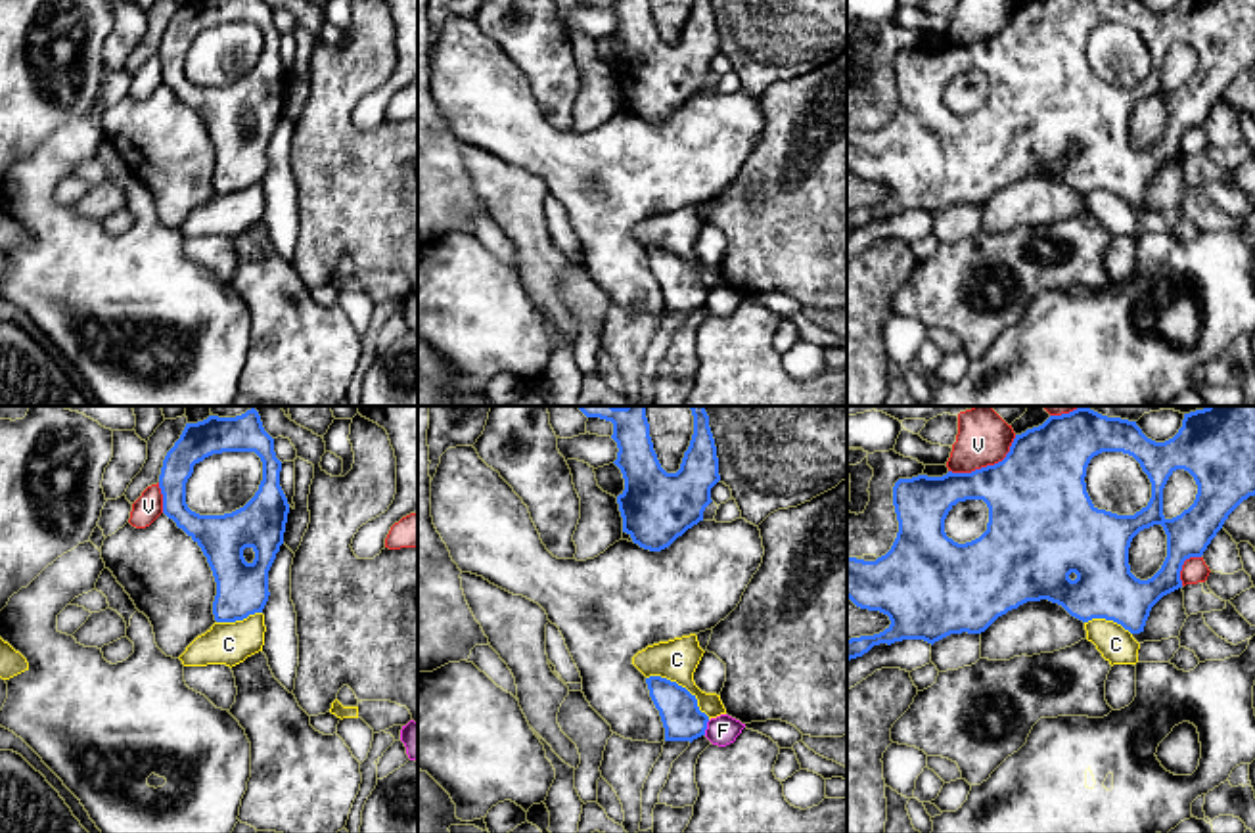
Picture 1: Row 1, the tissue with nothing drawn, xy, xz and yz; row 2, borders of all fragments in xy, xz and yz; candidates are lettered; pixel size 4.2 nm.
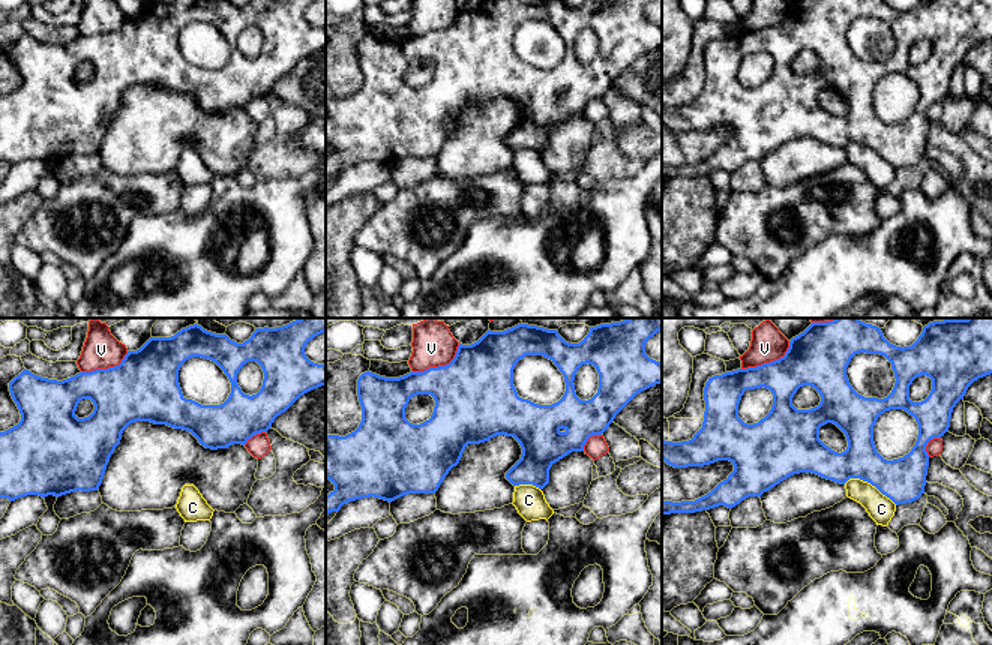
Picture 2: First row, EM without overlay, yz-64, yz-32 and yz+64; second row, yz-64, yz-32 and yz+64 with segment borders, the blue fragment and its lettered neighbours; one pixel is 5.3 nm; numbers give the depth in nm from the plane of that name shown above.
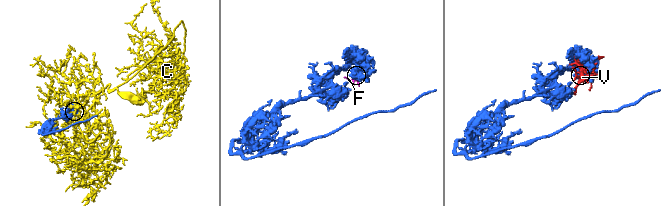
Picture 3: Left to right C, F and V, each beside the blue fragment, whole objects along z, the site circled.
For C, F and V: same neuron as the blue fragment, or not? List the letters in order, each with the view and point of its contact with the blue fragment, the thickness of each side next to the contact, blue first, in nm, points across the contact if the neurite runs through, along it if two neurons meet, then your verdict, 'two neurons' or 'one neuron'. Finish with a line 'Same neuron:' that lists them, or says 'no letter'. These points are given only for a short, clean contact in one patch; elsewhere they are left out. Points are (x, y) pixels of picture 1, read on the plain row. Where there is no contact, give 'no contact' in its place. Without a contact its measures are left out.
C: contact xz (681, 257); calibres 170 and 180 nm; two neurons
F: contact xz (706, 299); calibres 170 and 130 nm; border xz (709, 292), (704, 305); two neurons
V: contact yz (987, 37); calibres 420 and 170 nm; two neurons
Same neuron: no letter

